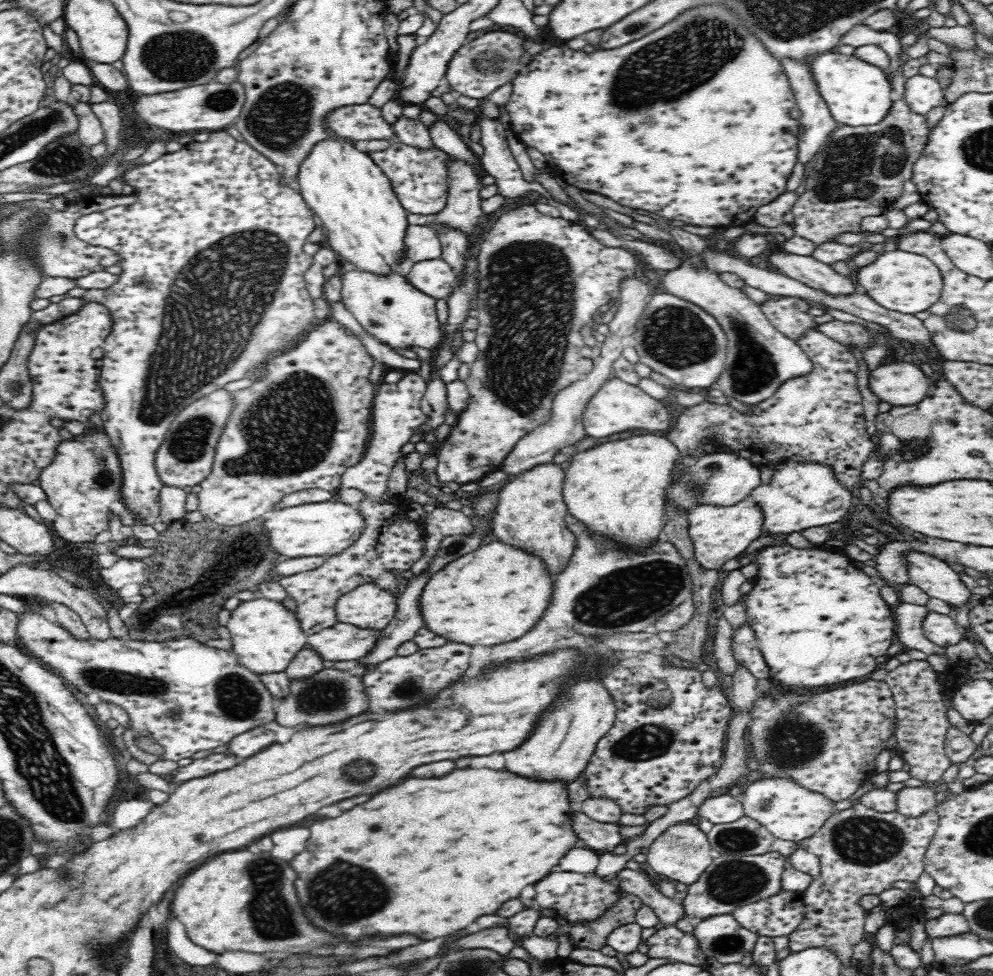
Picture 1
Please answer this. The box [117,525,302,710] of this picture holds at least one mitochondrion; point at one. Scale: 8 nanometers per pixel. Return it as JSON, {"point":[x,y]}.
{"point":[247,550]}

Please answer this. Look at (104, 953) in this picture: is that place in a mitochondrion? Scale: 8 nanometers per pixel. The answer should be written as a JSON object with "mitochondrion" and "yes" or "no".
{"mitochondrion":"no"}

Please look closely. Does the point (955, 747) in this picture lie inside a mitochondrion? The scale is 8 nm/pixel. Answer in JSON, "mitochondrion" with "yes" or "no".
{"mitochondrion":"no"}

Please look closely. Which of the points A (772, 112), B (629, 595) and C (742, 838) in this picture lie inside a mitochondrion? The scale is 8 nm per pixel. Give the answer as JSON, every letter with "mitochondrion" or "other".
{"A":"other","B":"mitochondrion","C":"mitochondrion"}

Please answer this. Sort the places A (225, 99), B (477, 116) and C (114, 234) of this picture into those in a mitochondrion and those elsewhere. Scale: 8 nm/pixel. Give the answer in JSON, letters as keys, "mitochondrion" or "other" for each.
{"A":"mitochondrion","B":"other","C":"other"}

